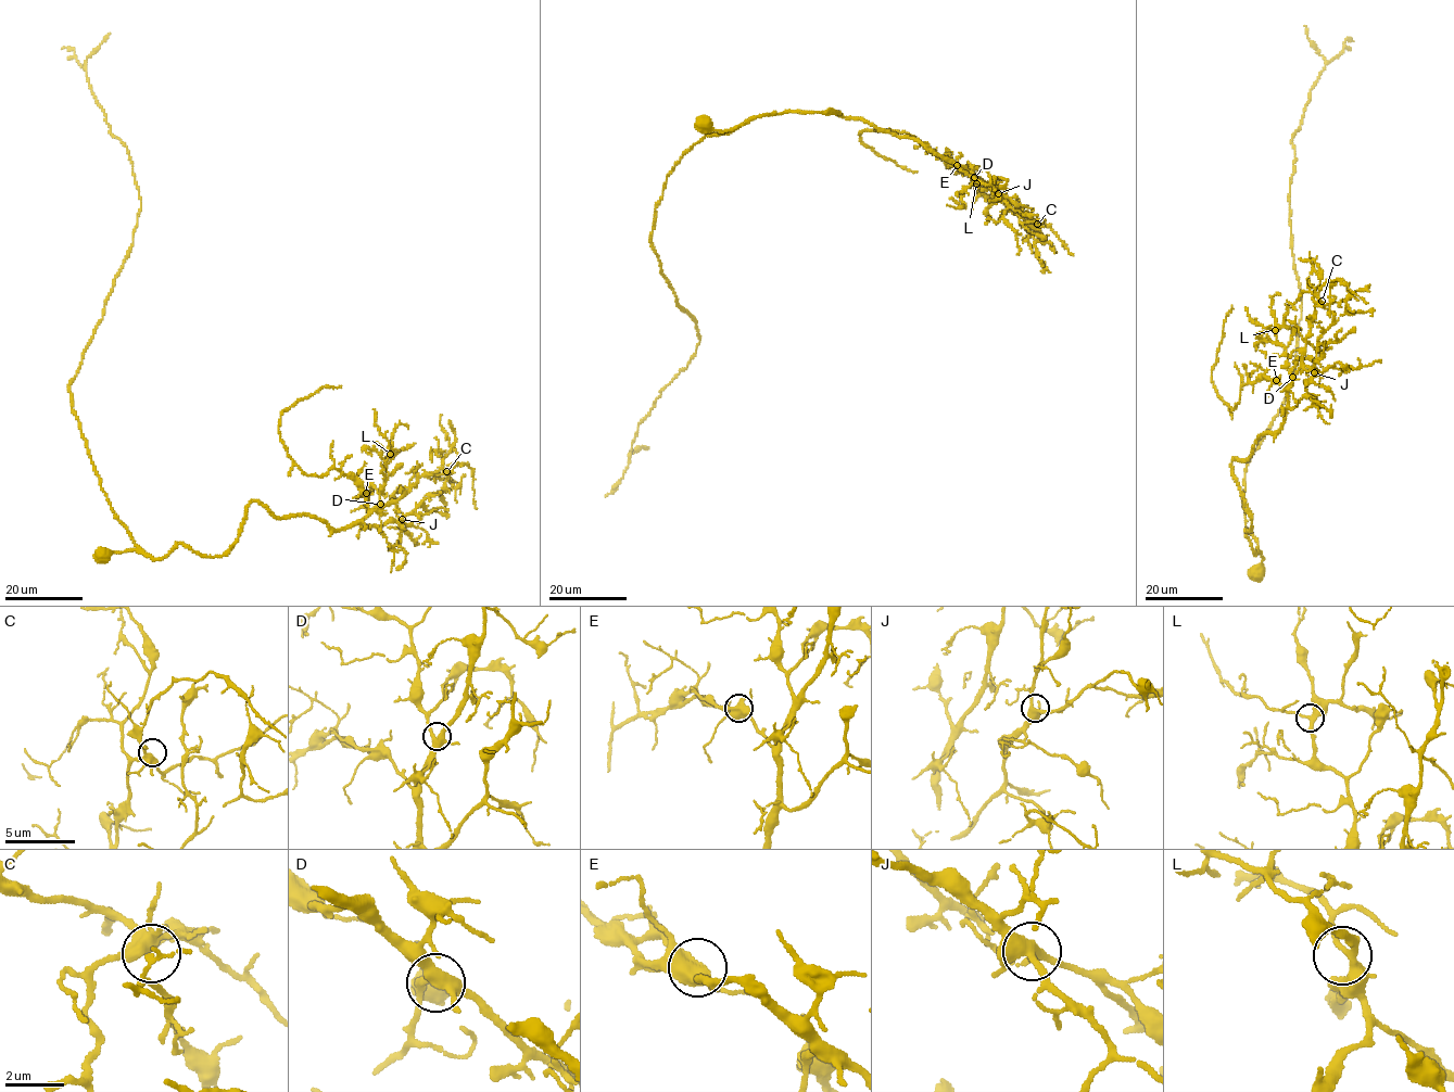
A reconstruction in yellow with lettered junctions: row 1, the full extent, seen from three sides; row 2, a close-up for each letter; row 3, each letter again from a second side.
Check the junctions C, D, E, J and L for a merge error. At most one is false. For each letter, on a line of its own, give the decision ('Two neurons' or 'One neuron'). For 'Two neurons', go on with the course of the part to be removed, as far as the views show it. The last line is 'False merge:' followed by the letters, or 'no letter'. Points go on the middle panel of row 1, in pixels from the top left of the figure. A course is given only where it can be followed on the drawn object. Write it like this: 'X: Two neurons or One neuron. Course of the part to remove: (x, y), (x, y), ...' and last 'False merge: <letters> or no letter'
C: One neuron
D: One neuron
E: Two neurons. Course of the part to remove: (957, 165), (937, 156), (907, 134), (872, 129), (859, 132), (865, 144), (898, 166), (917, 173)
J: One neuron
L: One neuron
False merge: E

